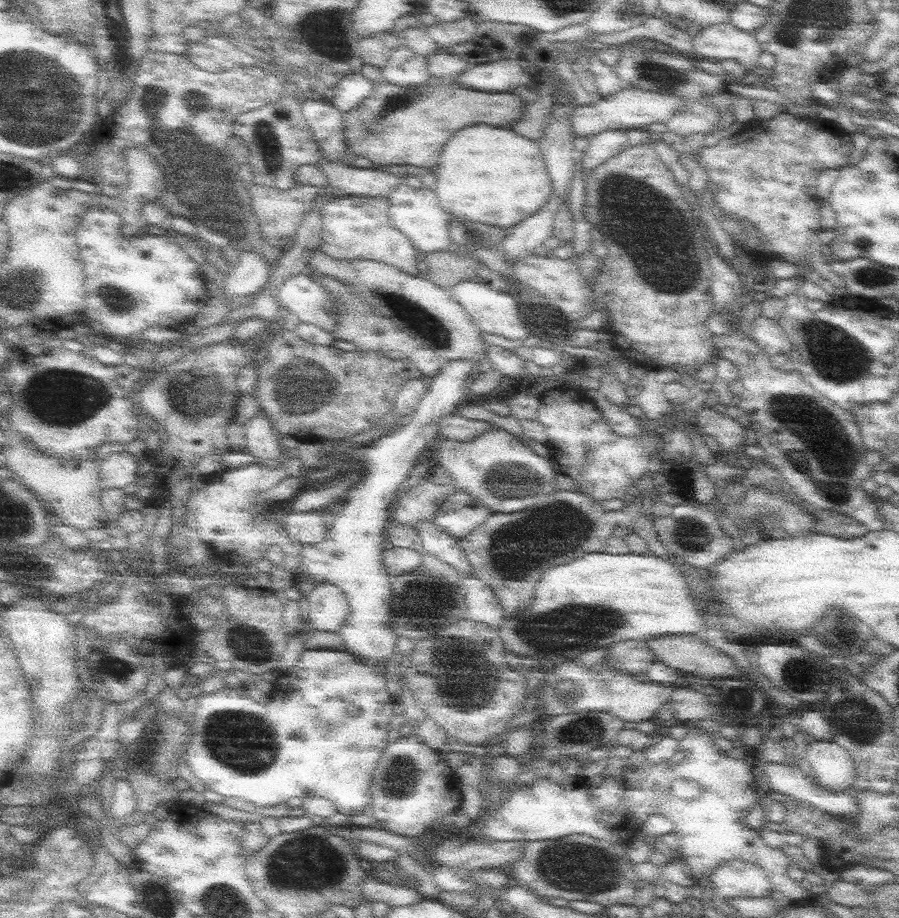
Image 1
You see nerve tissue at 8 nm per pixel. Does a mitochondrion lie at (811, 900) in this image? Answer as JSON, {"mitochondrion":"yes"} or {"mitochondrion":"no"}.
{"mitochondrion":"no"}

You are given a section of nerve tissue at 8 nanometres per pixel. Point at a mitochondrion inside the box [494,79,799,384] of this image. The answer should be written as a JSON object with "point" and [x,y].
{"point":[669,277]}

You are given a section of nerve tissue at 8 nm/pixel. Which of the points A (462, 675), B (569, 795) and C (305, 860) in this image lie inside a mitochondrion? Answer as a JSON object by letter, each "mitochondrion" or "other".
{"A":"mitochondrion","B":"other","C":"mitochondrion"}

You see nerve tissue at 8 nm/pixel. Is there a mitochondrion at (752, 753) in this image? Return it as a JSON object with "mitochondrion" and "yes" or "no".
{"mitochondrion":"no"}

